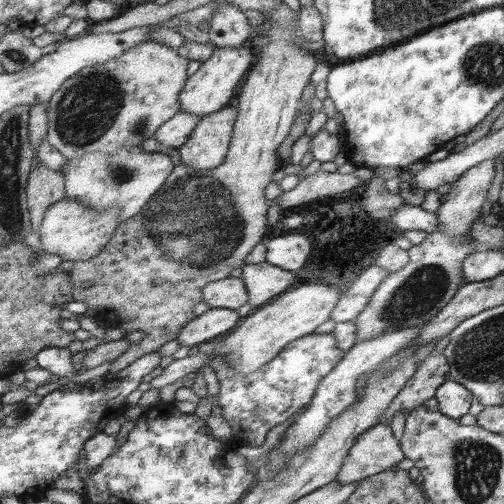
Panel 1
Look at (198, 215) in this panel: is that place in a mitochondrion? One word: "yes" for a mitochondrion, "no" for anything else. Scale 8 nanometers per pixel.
yes

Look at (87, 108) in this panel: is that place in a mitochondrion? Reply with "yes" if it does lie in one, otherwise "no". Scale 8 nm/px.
yes

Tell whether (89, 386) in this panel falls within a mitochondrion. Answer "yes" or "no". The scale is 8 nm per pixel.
no

